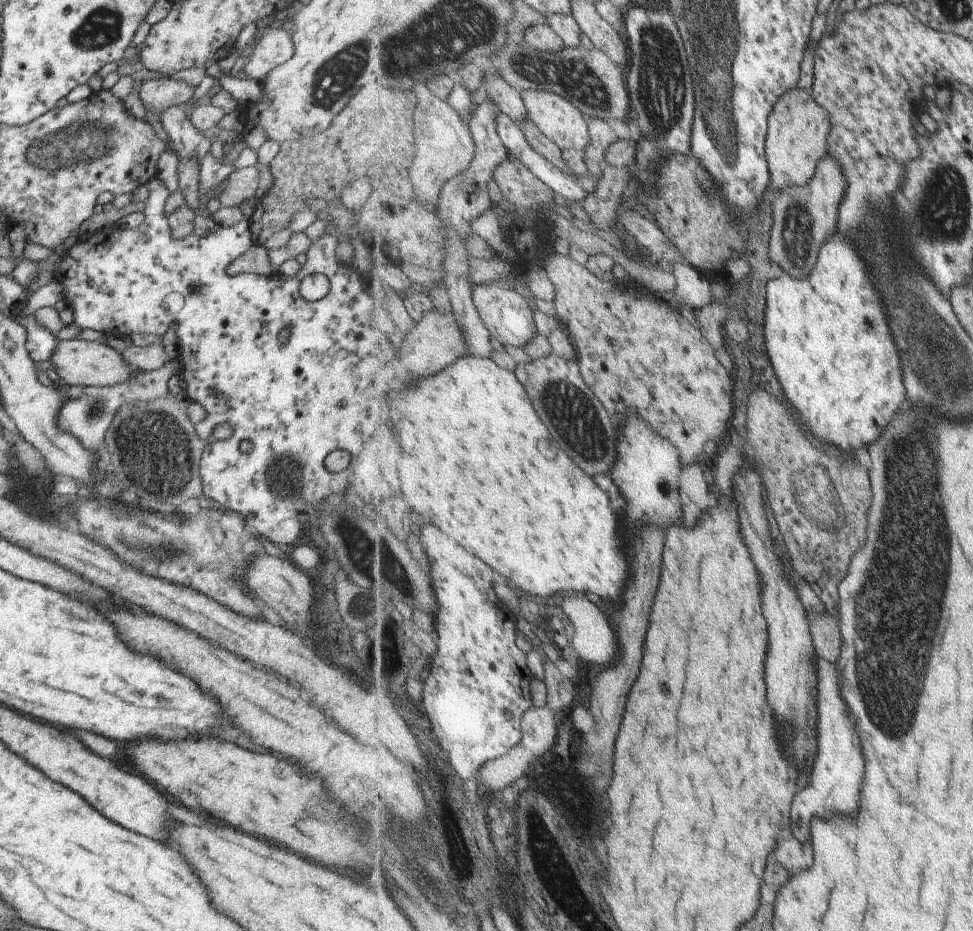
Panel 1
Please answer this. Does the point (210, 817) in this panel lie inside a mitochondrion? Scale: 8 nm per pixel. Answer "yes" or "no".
no

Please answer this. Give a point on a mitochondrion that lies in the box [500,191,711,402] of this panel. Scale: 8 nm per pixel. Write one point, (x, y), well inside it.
(667, 360)

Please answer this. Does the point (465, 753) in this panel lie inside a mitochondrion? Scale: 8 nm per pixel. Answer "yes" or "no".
yes

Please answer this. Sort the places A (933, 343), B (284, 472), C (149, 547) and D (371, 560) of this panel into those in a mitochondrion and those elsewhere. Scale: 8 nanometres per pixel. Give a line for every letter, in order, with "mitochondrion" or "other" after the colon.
A: mitochondrion
B: mitochondrion
C: mitochondrion
D: mitochondrion

